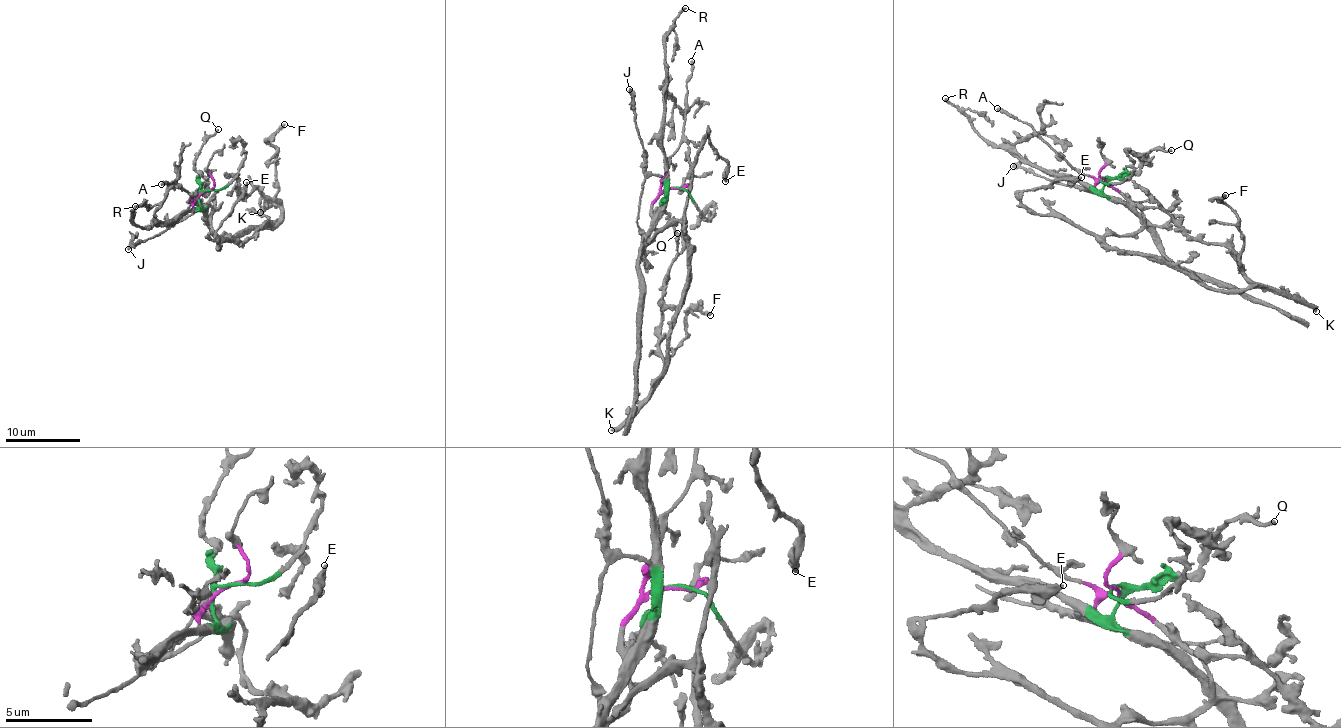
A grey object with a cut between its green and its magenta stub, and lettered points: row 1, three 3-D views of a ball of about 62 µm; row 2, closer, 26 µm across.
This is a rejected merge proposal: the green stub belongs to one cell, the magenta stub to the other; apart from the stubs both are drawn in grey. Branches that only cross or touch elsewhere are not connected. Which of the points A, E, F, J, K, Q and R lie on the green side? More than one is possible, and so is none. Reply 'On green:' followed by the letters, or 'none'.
On green: J, Q, R

